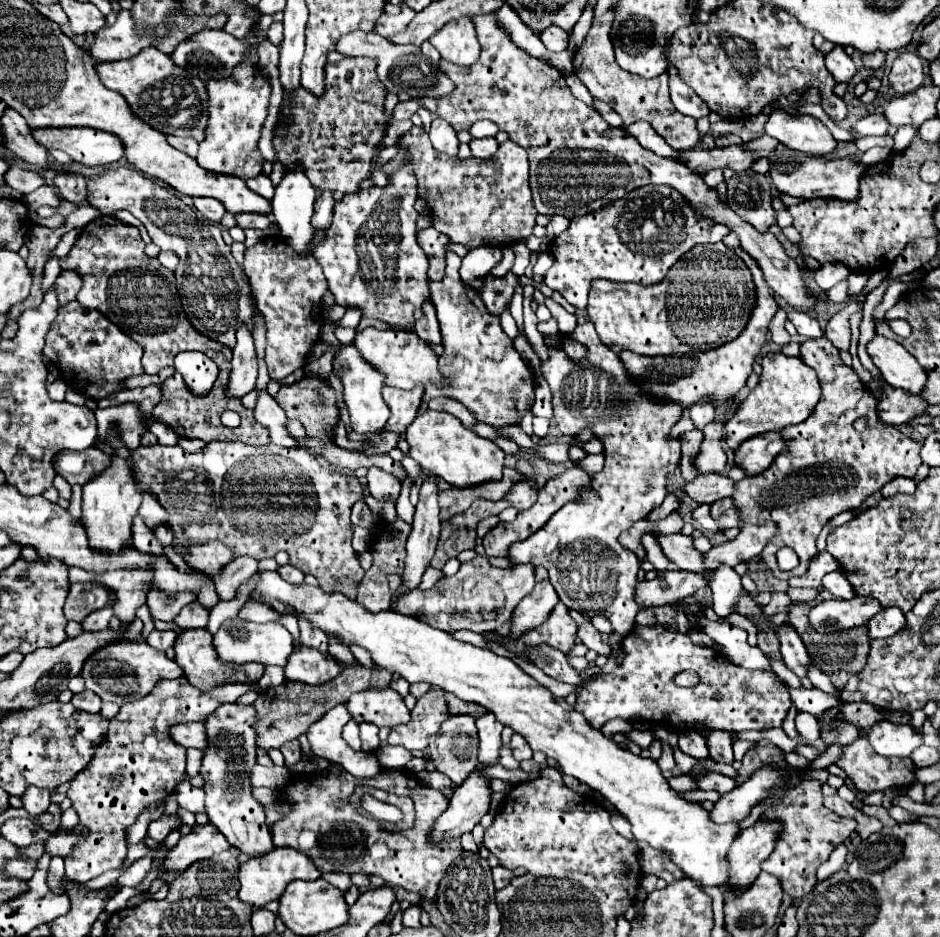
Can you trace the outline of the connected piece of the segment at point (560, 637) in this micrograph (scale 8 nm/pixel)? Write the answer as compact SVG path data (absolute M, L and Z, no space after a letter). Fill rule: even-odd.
M560 602L560 604L556 604L550 618L542 626L526 632L522 636L522 640L506 640L502 644L506 648L518 652L522 658L526 658L524 646L538 646L542 642L550 644L554 648L560 648L562 652L568 652L576 644L576 630L578 630L576 622L570 618L568 608Z

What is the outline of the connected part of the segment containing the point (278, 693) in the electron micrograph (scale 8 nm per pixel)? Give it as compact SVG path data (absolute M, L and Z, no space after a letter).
M358 664L352 668L344 668L344 672L340 676L336 676L334 680L330 680L326 684L312 686L312 684L286 680L278 688L268 688L268 690L260 692L258 700L254 702L254 708L258 712L258 724L254 724L256 748L264 750L264 752L268 752L272 748L280 748L282 744L306 734L310 724L320 720L328 710L332 710L338 704L346 704L350 694L354 694L358 690L368 690L368 688L386 688L386 686L390 686L390 680L392 680L392 674L382 672L382 668L368 670L362 664Z

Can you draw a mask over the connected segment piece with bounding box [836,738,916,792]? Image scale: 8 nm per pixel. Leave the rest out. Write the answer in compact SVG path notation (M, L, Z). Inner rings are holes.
M858 738L854 744L842 748L842 756L836 760L836 764L862 792L884 792L890 786L908 786L916 782L912 774L912 760L890 760L886 756L880 756L864 738Z

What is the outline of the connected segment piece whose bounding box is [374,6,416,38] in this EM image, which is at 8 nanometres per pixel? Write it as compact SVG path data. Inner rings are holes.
M402 6L402 10L400 10L400 14L382 14L380 18L378 18L378 24L376 24L376 28L374 28L374 32L376 34L380 34L380 36L384 36L384 38L390 38L390 36L394 36L396 32L402 32L402 30L406 30L406 26L410 24L410 20L414 18L414 10L412 8L408 8L408 6Z

